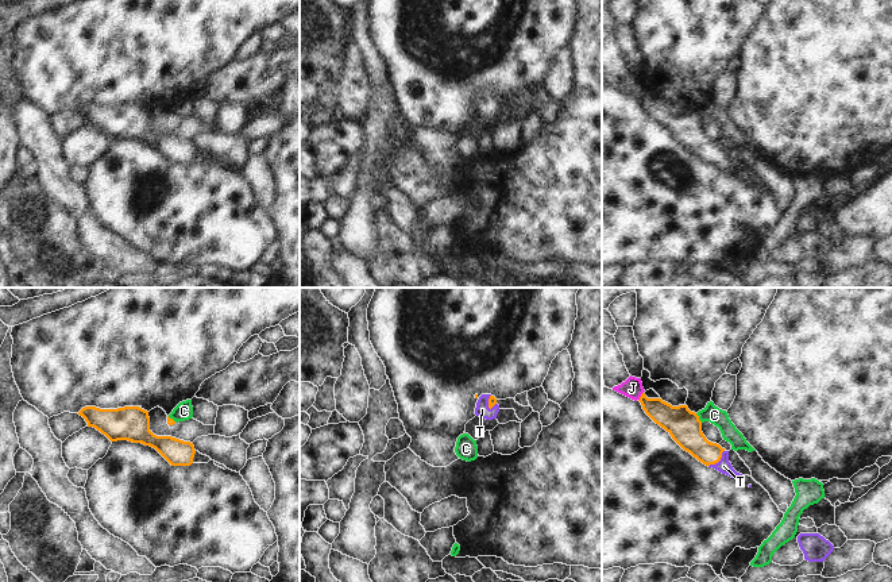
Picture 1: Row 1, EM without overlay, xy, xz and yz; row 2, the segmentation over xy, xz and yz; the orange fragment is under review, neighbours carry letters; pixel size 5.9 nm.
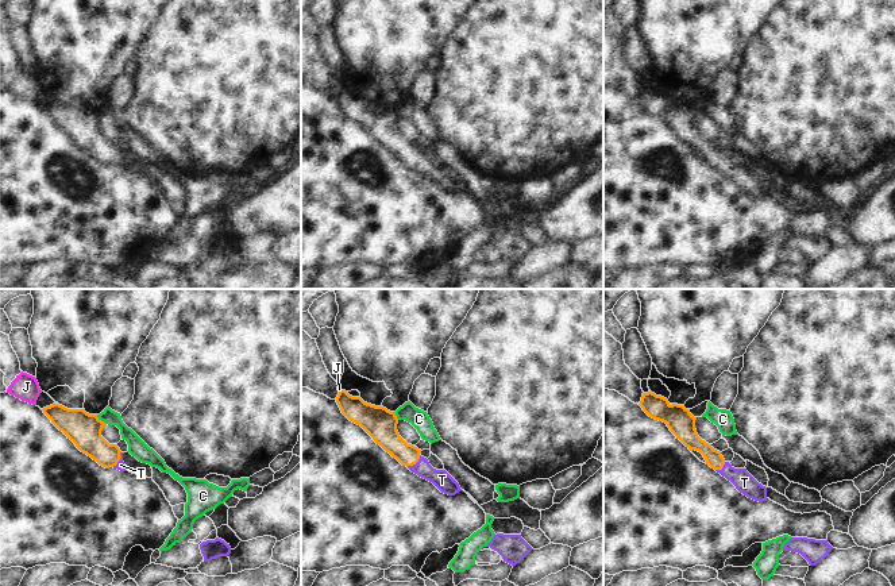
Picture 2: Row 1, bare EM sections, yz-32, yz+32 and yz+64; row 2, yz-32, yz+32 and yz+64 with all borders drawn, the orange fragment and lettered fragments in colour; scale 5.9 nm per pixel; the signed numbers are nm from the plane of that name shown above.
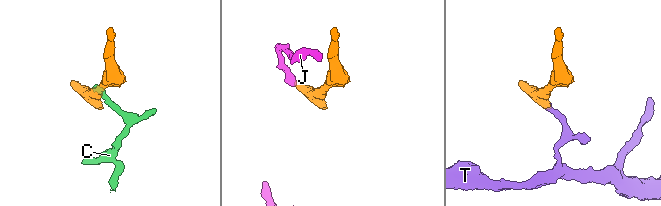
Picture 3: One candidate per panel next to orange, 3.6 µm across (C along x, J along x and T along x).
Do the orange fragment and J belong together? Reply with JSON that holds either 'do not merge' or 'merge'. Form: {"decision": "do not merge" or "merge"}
{"decision": "do not merge"}

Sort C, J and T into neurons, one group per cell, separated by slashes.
C / J / T

